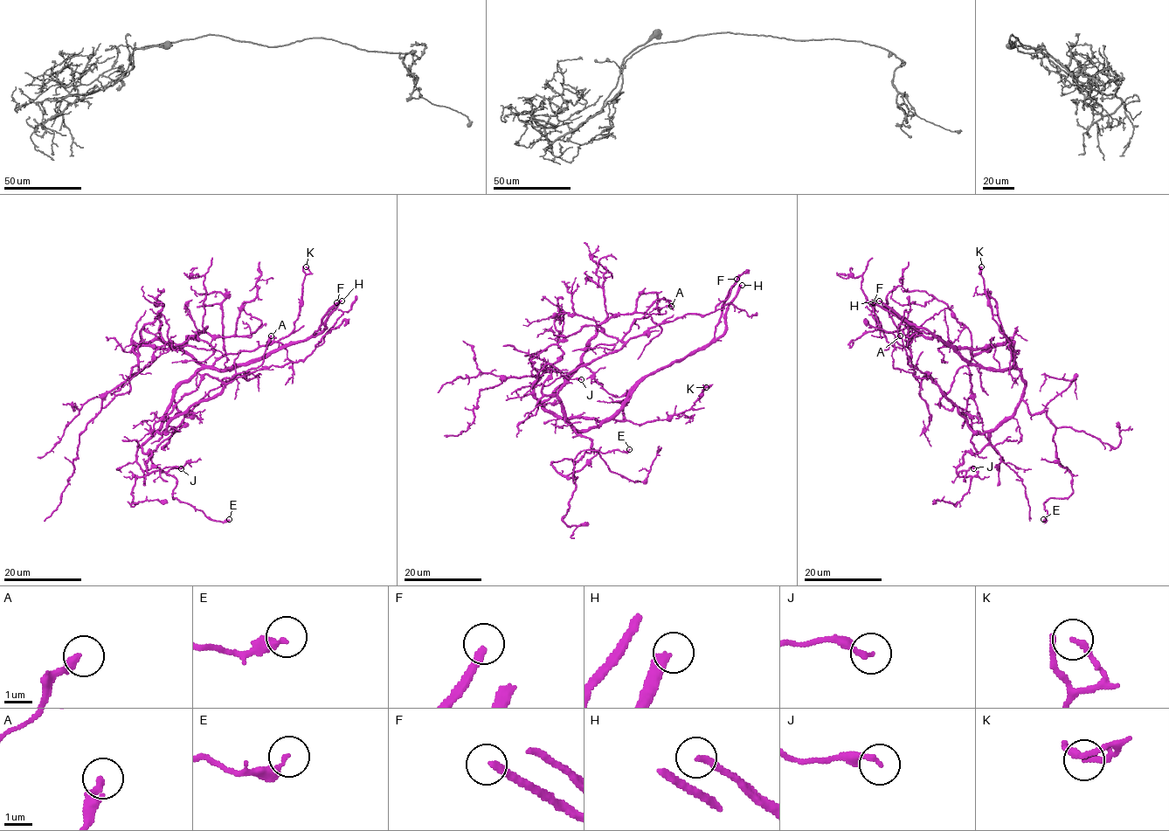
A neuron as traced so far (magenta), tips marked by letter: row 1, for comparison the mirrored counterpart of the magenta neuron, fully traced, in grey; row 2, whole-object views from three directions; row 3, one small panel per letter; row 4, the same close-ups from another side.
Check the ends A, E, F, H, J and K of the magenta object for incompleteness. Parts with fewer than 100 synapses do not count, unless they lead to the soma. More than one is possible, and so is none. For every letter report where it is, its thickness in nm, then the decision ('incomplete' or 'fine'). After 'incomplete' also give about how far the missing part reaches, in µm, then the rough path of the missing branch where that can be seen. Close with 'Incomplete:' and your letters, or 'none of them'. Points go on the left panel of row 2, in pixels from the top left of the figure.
A: (271, 335) | 280 nm | fine
E: (229, 519) | 300 nm | fine
F: (336, 302) | 260 nm | incomplete | 70 µm
H: (342, 301) | 300 nm | incomplete | 150 µm
J: (181, 468) | 200 nm | fine
K: (306, 266) | 190 nm | fine
Incomplete: F, H

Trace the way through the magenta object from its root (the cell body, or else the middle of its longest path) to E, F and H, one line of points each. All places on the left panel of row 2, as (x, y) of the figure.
E: (179, 386), (176, 407), (191, 413), (153, 453), (152, 463), (176, 480), (173, 498), (211, 519), (229, 519)
F: (179, 386), (199, 370), (238, 367), (288, 343), (307, 339), (336, 302)
H: (179, 386), (199, 370), (238, 367), (288, 343), (307, 339), (342, 301)

